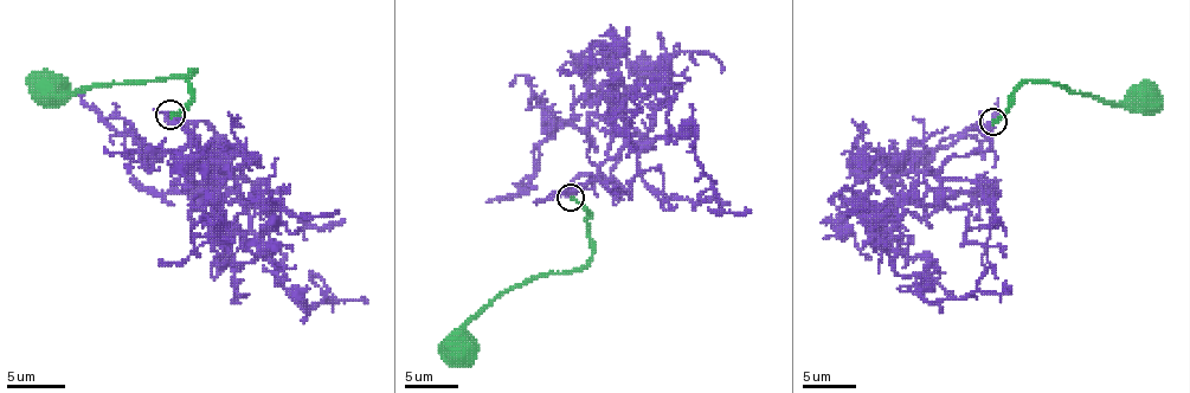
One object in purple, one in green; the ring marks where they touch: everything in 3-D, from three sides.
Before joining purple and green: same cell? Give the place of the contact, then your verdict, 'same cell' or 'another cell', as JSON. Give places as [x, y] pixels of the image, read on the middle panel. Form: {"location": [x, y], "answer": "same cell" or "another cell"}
{"location": [570, 198], "answer": "another cell"}

